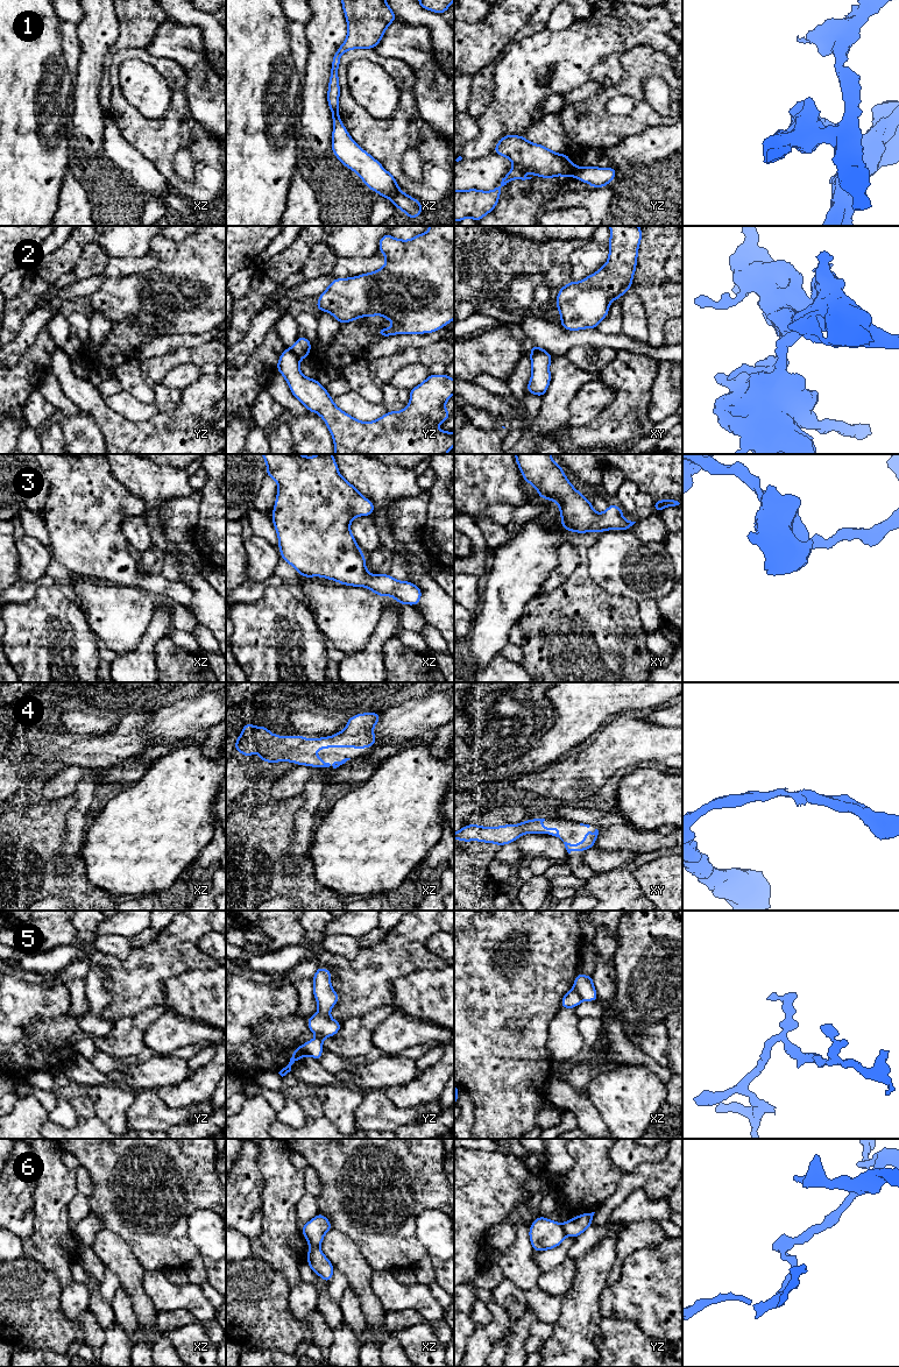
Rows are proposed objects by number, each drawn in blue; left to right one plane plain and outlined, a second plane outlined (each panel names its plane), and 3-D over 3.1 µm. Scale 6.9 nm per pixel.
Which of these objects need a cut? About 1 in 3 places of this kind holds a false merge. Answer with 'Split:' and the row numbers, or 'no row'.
Split: 2, 5, 6

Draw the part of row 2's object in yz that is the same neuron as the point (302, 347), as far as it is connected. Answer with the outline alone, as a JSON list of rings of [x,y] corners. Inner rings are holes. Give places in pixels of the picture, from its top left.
[[[298,337],[291,349],[299,359],[304,359],[310,355],[311,341],[307,338]]]

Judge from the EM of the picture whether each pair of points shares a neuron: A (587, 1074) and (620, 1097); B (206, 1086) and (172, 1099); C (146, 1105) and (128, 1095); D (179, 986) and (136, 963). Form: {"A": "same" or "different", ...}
{"A": "different", "B": "same", "C": "different", "D": "different"}

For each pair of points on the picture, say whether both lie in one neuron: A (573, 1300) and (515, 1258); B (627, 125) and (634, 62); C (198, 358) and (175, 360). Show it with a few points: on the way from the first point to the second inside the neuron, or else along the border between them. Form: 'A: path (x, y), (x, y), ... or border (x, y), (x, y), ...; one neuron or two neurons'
A: border (564, 1295), (557, 1322); two neurons
B: path (638, 110), (634, 77); one neuron
C: path (192, 358), (181, 358); one neuron

